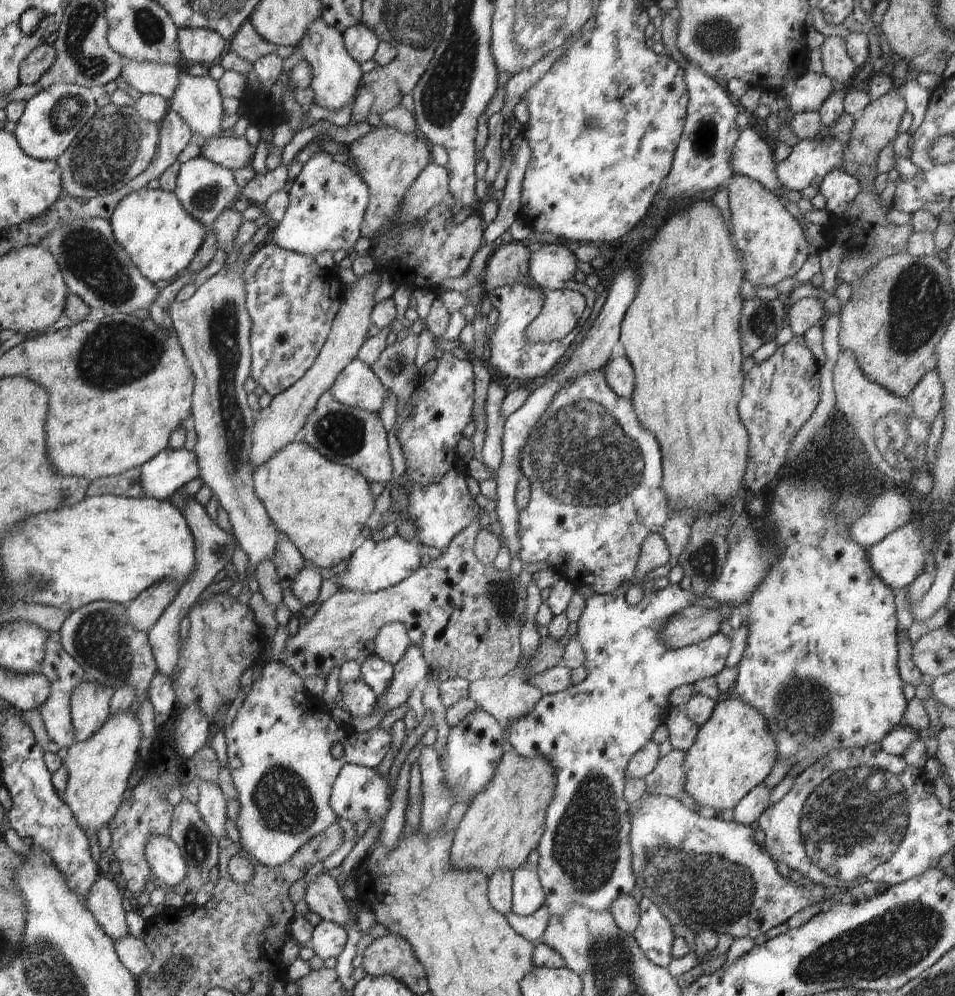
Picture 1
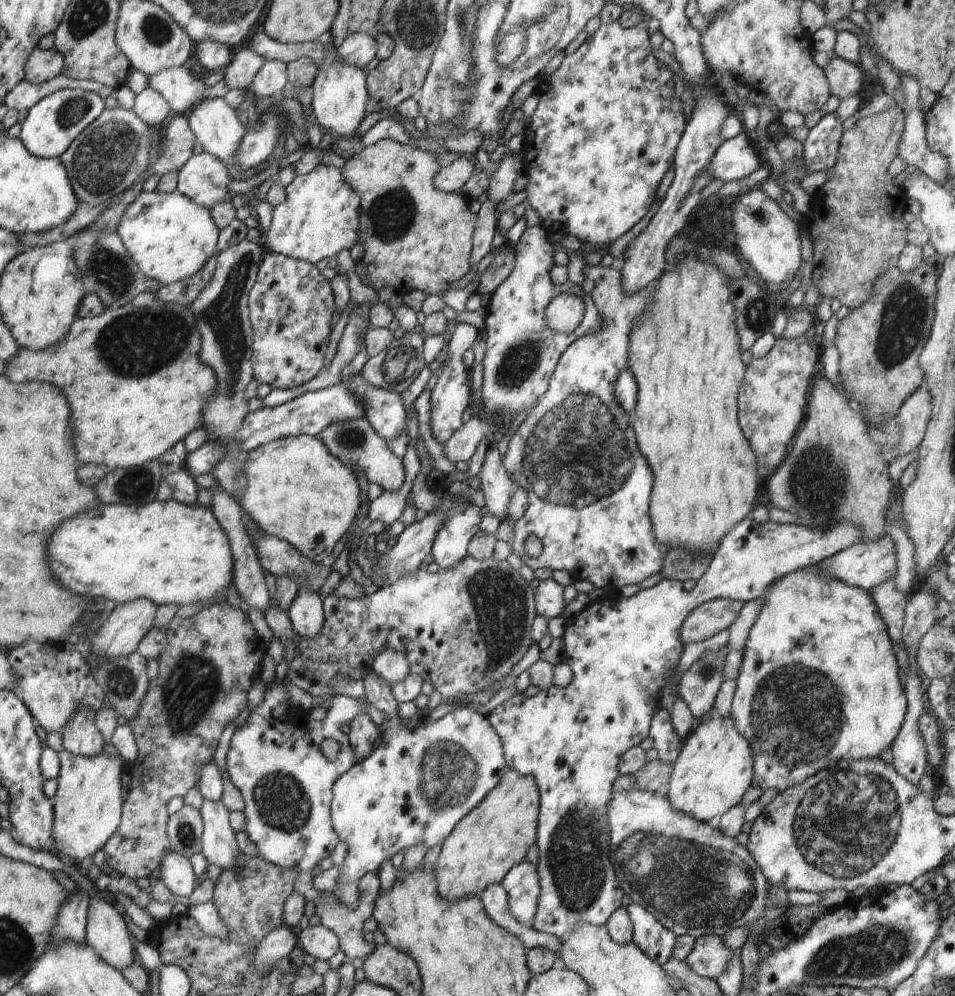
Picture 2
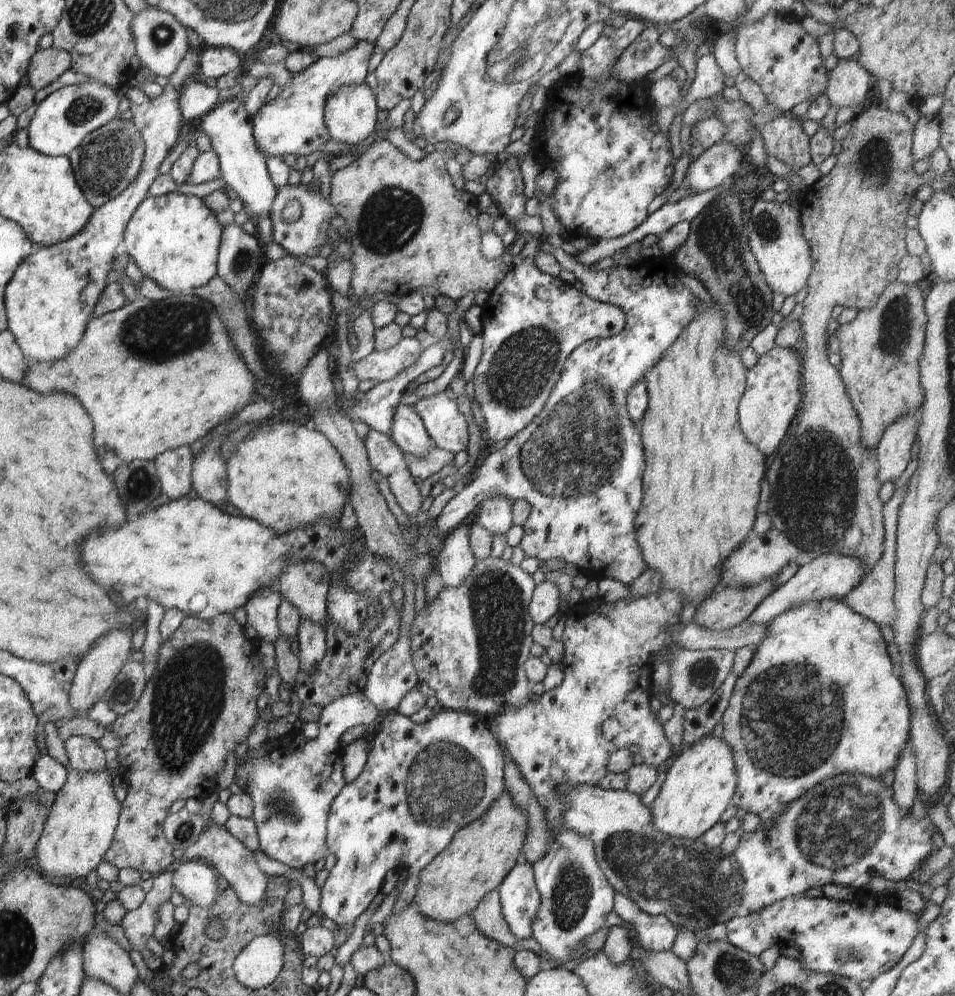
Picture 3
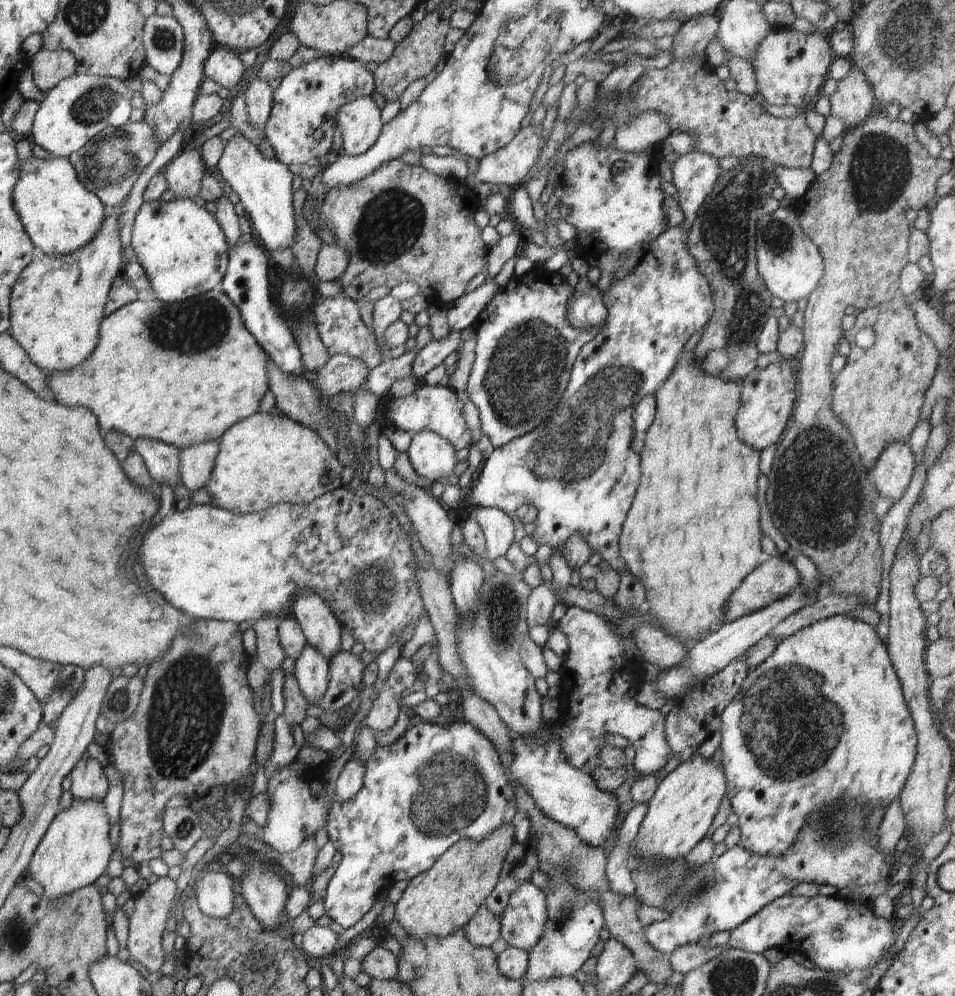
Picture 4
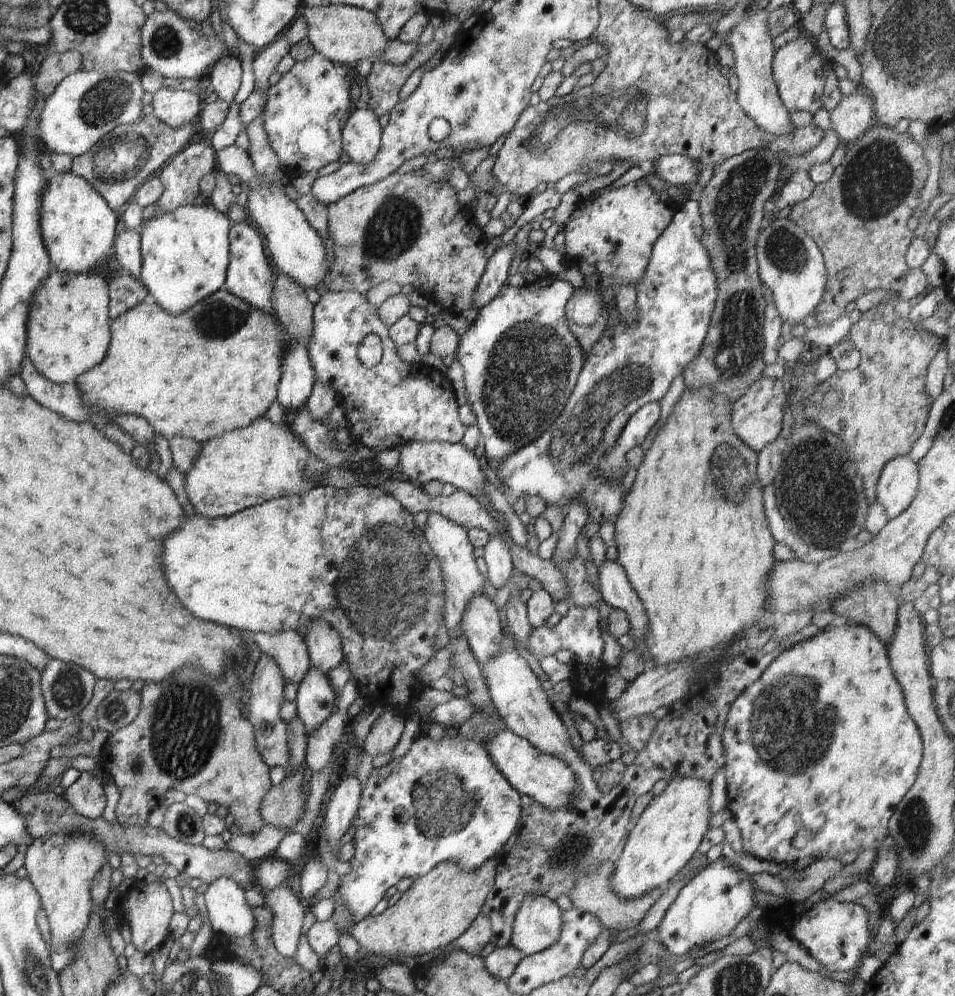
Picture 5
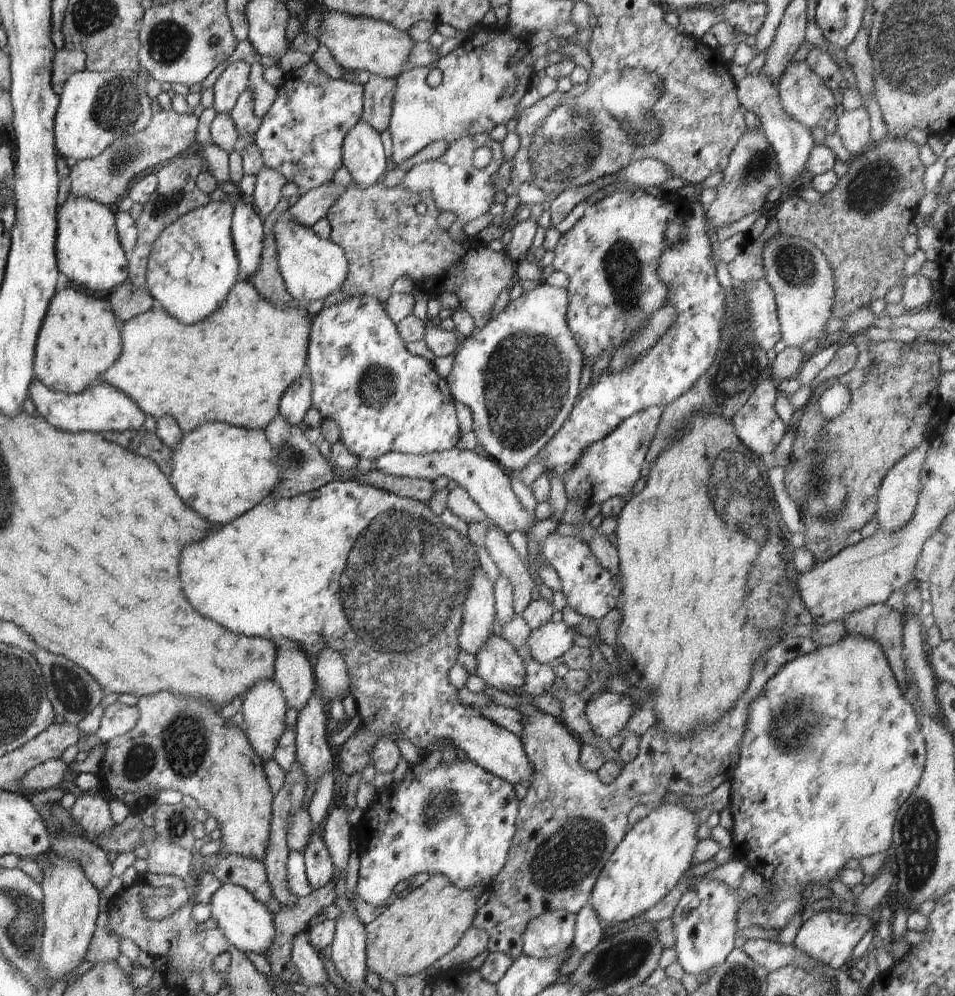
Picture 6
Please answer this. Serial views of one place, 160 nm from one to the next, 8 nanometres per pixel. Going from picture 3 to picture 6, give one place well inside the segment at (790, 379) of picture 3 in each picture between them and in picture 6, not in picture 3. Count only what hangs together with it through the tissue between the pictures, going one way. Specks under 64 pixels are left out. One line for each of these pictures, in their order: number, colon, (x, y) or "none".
4: (768, 395)
5: (756, 416)
6: (757, 425)

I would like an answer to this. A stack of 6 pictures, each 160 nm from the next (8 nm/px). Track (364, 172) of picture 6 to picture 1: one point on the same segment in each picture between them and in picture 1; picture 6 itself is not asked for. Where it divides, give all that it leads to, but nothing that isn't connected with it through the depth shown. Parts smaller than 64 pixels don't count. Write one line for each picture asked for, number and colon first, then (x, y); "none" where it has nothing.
1: (336, 75)
2: (340, 92)
3: (350, 112)
4: (359, 120)
5: (361, 137)

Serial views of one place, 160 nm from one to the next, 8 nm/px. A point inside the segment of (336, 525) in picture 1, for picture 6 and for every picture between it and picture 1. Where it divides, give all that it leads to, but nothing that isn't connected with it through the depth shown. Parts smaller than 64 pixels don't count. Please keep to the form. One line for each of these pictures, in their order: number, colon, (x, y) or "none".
2: (296, 490)
3: (286, 476)
4: (265, 459)
5: (242, 468)
6: (221, 471)

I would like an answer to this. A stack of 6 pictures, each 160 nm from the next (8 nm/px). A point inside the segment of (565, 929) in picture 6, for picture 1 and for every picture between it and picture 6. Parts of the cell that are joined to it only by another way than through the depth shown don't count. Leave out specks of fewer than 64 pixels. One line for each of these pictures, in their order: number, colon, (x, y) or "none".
1: (528, 895)
2: (521, 884)
3: (518, 893)
4: (522, 921)
5: (538, 925)

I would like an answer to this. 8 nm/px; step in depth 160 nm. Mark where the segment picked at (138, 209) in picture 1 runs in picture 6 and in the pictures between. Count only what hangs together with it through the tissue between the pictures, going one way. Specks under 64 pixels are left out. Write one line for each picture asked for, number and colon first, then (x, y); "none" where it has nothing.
2: (170, 237)
3: (174, 239)
4: (180, 245)
5: (185, 254)
6: (192, 267)

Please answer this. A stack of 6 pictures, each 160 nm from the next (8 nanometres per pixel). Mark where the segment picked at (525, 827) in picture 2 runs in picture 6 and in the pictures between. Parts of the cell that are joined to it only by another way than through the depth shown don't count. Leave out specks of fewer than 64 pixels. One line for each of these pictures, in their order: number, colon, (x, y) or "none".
3: (479, 856)
4: (435, 903)
5: (438, 908)
6: (424, 927)

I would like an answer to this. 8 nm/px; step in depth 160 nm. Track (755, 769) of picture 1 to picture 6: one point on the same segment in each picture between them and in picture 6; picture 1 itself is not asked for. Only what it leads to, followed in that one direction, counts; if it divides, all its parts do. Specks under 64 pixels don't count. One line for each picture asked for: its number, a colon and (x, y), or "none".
2: (713, 771)
3: (700, 783)
4: (679, 814)
5: (668, 834)
6: (651, 860)

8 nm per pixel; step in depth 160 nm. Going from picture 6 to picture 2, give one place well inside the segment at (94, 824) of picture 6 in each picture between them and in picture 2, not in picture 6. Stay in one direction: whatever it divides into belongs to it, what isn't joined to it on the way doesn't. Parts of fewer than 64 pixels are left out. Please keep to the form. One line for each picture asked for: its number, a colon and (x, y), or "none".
2: (80, 736)
3: (85, 754)
4: (88, 780)
5: (86, 796)

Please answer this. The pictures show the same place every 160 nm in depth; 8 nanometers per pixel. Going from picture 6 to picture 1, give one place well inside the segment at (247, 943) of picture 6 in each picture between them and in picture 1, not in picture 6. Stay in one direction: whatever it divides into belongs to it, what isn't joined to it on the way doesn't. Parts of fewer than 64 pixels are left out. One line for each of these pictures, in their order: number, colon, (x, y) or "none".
1: (162, 854)
2: (179, 874)
3: (193, 879)
4: (214, 894)
5: (225, 904)

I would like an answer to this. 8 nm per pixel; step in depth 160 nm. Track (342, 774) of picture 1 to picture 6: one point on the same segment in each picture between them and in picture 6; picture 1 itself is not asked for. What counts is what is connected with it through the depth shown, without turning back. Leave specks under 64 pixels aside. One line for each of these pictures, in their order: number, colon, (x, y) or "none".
2: (422, 778)
3: (422, 782)
4: (436, 784)
5: (445, 801)
6: (459, 820)

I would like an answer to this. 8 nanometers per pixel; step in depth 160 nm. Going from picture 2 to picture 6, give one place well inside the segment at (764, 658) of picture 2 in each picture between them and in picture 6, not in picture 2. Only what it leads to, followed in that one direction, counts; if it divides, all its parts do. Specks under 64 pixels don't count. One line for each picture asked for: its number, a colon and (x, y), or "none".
3: (818, 698)
4: (785, 751)
5: (823, 741)
6: (831, 750)

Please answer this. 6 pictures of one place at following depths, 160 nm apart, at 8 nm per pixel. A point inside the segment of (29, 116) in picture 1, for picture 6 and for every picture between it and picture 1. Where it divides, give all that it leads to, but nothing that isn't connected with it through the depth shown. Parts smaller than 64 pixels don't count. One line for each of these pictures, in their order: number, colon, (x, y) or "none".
2: (52, 124)
3: (62, 119)
4: (79, 107)
5: (85, 106)
6: (95, 109)

